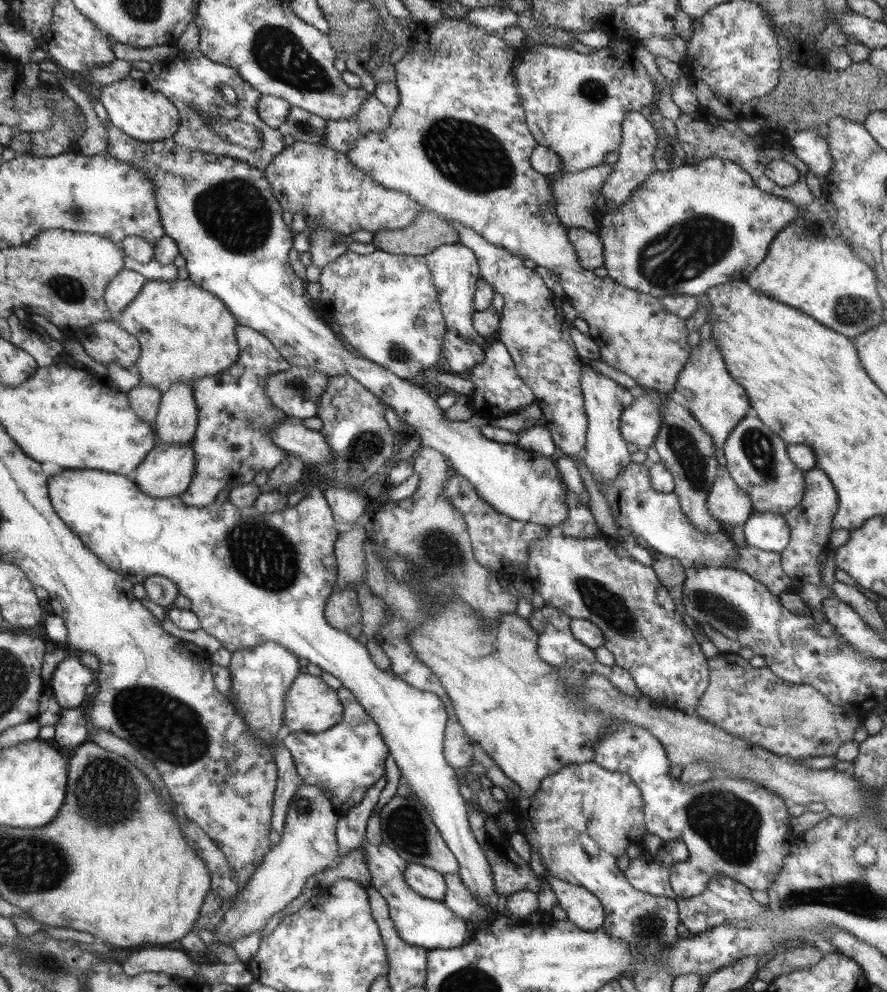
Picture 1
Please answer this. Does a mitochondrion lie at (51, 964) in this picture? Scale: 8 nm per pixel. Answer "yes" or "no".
yes

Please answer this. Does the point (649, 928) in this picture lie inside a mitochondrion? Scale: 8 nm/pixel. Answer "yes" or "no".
yes

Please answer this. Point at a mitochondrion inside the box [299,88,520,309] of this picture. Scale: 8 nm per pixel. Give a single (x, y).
(470, 156)

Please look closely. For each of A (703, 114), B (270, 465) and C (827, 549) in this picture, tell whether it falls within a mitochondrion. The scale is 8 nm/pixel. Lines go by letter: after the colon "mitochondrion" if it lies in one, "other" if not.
A: other
B: other
C: other

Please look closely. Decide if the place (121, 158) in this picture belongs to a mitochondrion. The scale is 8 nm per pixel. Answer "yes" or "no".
no

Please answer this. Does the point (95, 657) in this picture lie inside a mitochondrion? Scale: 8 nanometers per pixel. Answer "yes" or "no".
no

